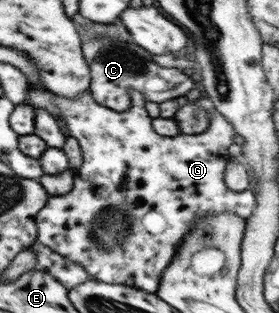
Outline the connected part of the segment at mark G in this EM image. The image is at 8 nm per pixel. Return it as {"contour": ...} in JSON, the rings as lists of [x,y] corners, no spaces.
{"contour":[[[29,85],[28,91],[30,94],[30,105],[32,105],[32,107],[40,107],[40,109],[48,111],[56,120],[60,117],[60,119],[66,123],[69,136],[77,139],[83,156],[82,166],[77,170],[77,179],[74,180],[71,191],[65,195],[50,196],[46,205],[36,216],[38,243],[49,247],[54,253],[59,253],[59,255],[82,265],[83,269],[85,269],[91,278],[102,281],[103,283],[121,284],[140,289],[147,293],[156,293],[163,270],[169,266],[175,255],[177,255],[179,247],[181,247],[181,241],[185,239],[185,235],[189,237],[189,233],[191,233],[190,229],[195,225],[197,219],[205,219],[205,217],[209,217],[209,215],[233,213],[233,215],[241,217],[245,225],[250,222],[251,215],[253,215],[253,211],[255,211],[255,205],[257,205],[253,192],[250,189],[246,191],[231,191],[231,189],[227,189],[227,185],[225,185],[225,181],[223,181],[227,162],[232,159],[231,155],[228,154],[228,147],[233,145],[233,137],[235,137],[236,134],[234,127],[214,108],[213,102],[208,97],[201,97],[200,100],[192,101],[197,102],[197,105],[205,110],[206,114],[210,117],[211,123],[208,123],[205,131],[191,135],[180,133],[177,137],[170,138],[159,135],[153,129],[152,118],[147,114],[147,110],[145,110],[146,99],[140,91],[134,89],[128,91],[132,103],[127,111],[113,111],[113,109],[99,105],[93,99],[90,89],[84,91],[82,96],[73,99],[58,96],[49,90],[38,90],[37,88],[31,87],[31,85]]]}

